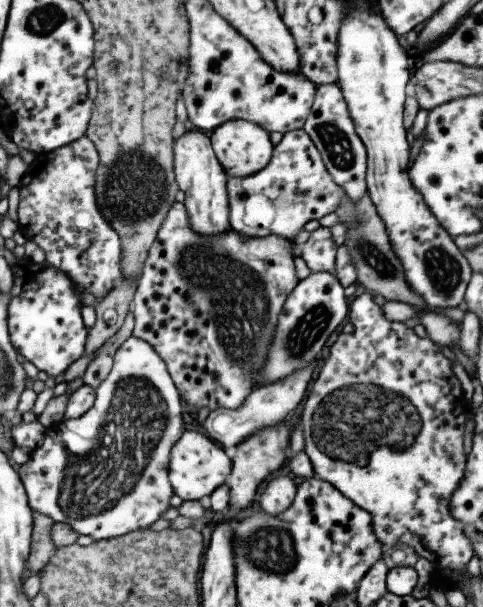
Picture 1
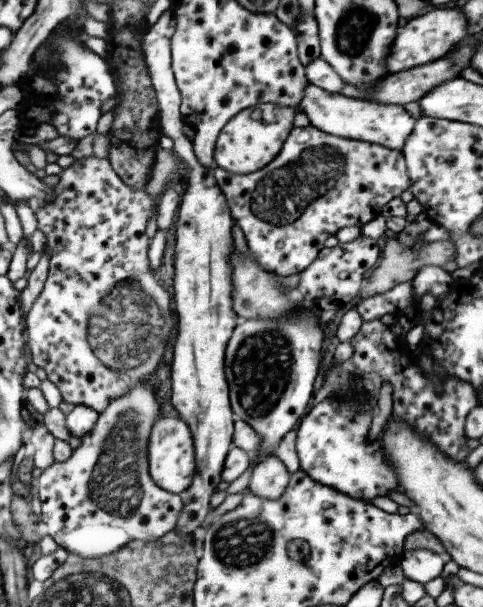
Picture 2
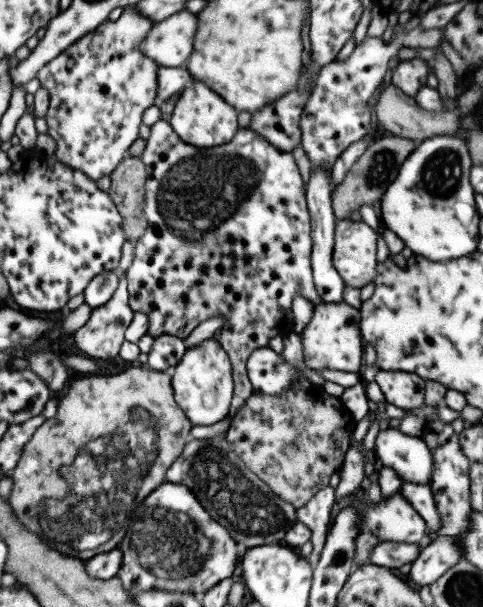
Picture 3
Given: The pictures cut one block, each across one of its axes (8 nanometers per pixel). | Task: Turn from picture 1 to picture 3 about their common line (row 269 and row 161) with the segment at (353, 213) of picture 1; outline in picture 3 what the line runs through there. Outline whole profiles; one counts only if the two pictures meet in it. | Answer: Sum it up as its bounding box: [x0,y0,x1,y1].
[331,135,417,220]

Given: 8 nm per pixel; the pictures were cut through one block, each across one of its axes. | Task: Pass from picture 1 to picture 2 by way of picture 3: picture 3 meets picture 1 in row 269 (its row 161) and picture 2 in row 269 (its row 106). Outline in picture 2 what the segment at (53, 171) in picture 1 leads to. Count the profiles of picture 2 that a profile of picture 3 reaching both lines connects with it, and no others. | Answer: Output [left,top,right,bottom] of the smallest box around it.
[24,155,175,414]

